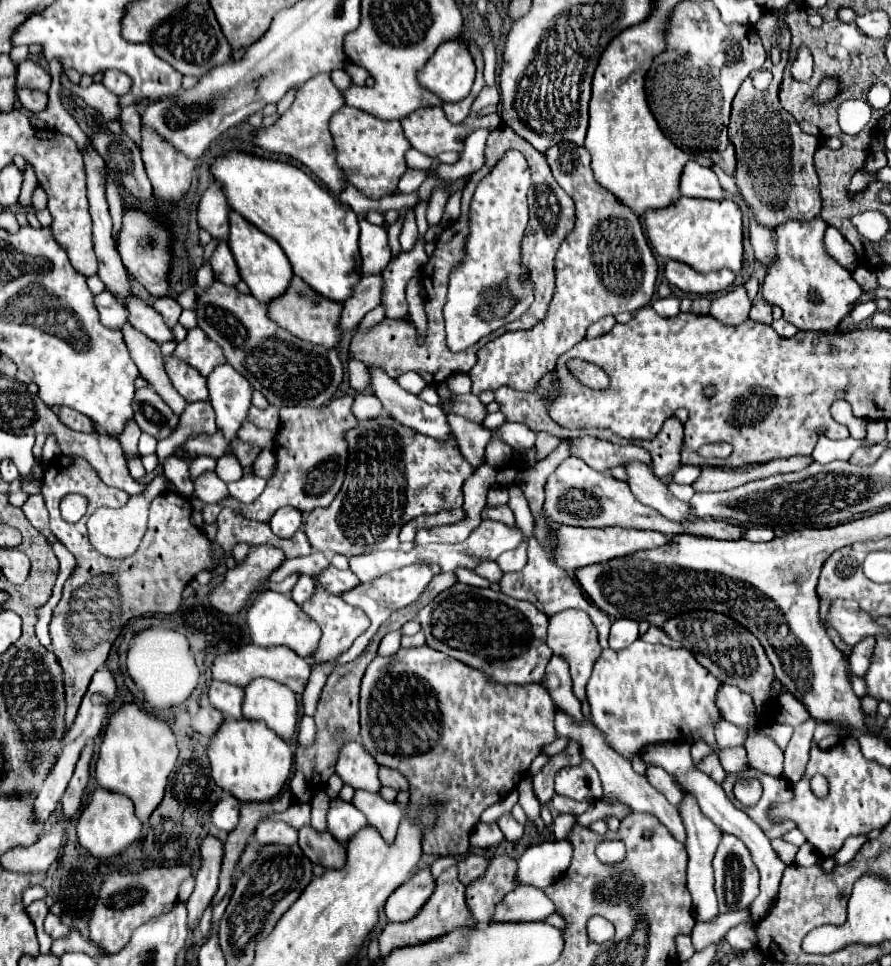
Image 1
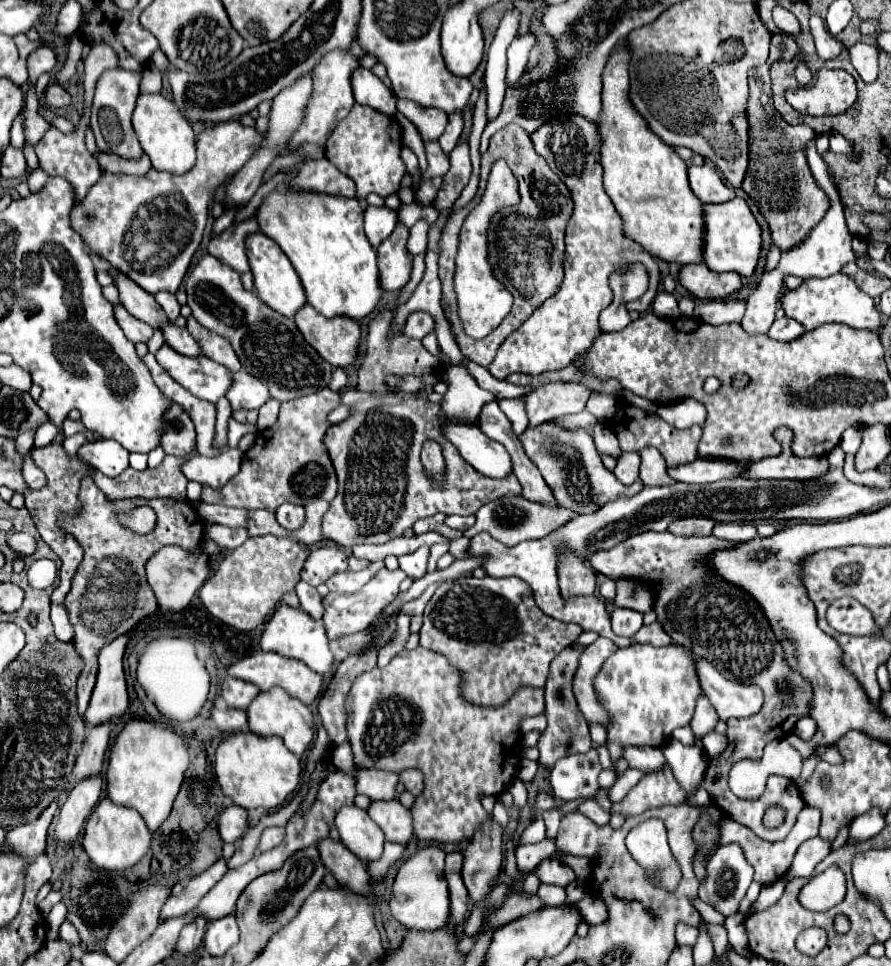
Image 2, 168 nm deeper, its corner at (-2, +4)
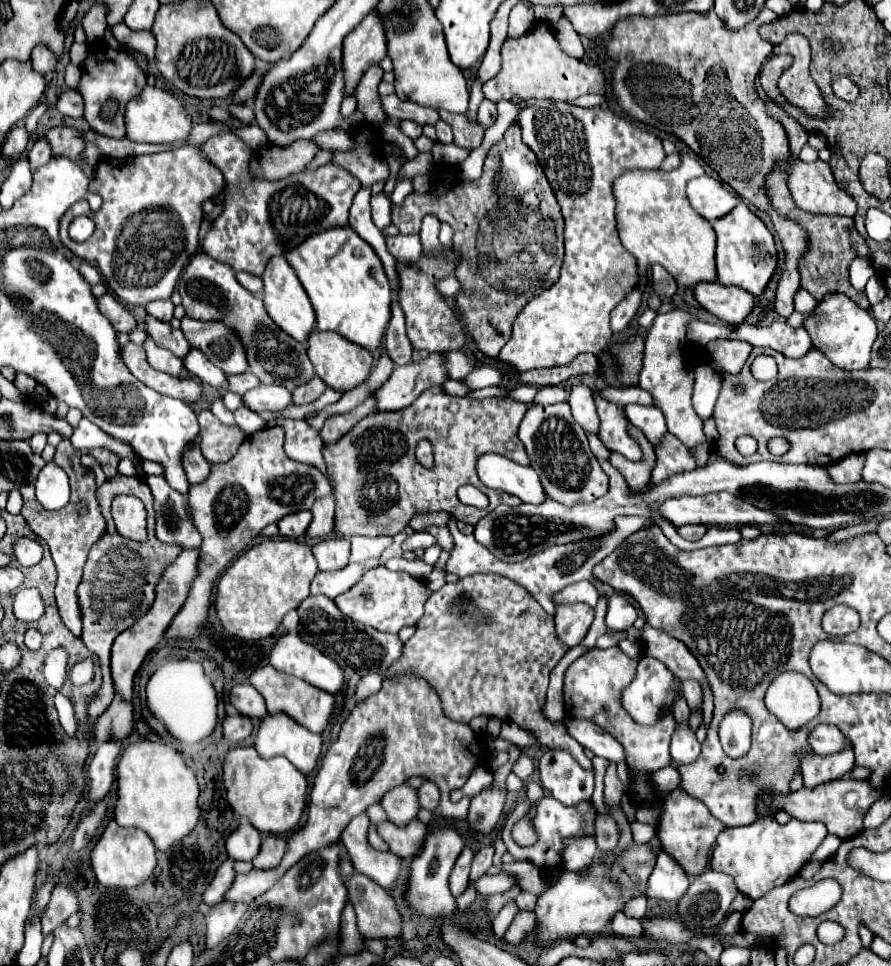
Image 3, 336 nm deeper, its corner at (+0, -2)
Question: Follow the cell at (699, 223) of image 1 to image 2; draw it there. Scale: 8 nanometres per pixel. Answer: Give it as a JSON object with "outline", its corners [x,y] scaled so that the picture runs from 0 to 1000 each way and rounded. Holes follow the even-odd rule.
{"outline":[[[824,204],[817,210],[808,212],[790,212],[790,229],[792,229],[792,249],[790,249],[790,272],[804,281],[824,281],[833,287],[844,287],[853,268],[855,258],[855,237],[844,223],[840,210],[831,204]]]}

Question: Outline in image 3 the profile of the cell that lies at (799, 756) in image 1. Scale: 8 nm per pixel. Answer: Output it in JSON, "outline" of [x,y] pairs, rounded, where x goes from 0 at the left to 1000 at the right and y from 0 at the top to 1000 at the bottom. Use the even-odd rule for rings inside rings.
{"outline":[[[916,751],[909,759],[907,759],[907,769],[909,773],[920,780],[920,782],[929,782],[929,780],[938,780],[945,775],[947,769],[947,761],[941,753],[936,751]]]}

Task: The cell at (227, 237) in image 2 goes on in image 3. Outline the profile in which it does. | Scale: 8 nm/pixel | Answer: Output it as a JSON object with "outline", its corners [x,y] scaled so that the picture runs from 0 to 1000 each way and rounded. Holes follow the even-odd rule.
{"outline":[[[260,138],[233,144],[227,150],[227,156],[254,183],[251,218],[240,227],[238,237],[229,245],[227,258],[242,270],[256,272],[265,283],[276,281],[294,285],[305,264],[319,264],[325,256],[332,256],[346,243],[357,239],[391,233],[391,218],[404,196],[404,187],[386,175],[368,169],[350,179],[334,179],[314,187],[296,187],[281,183],[281,154]]]}

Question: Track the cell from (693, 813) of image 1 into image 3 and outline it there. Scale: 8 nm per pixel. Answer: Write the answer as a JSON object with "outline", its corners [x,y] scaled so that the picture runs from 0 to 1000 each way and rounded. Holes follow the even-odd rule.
{"outline":[[[772,748],[761,751],[752,769],[754,788],[759,788],[761,792],[772,792],[779,790],[783,782],[786,782],[786,769],[781,767],[781,761],[774,757]]]}

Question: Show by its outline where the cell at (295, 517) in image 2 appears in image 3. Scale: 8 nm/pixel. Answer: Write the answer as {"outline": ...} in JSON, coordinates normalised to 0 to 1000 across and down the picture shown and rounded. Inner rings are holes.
{"outline":[[[334,529],[334,531],[325,531],[325,533],[316,535],[316,539],[312,539],[314,554],[325,556],[325,558],[334,558],[346,548],[348,537],[350,537],[348,529]]]}

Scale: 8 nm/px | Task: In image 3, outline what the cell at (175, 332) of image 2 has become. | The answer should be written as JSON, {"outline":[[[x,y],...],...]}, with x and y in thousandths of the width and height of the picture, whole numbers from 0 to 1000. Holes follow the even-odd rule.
{"outline":[[[213,361],[213,365],[209,365],[207,380],[213,388],[222,390],[227,396],[233,396],[238,401],[254,401],[254,386],[238,378],[231,372],[231,367],[222,361]]]}

